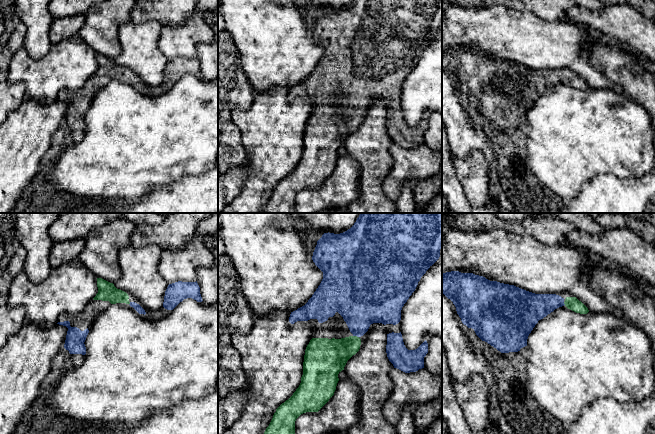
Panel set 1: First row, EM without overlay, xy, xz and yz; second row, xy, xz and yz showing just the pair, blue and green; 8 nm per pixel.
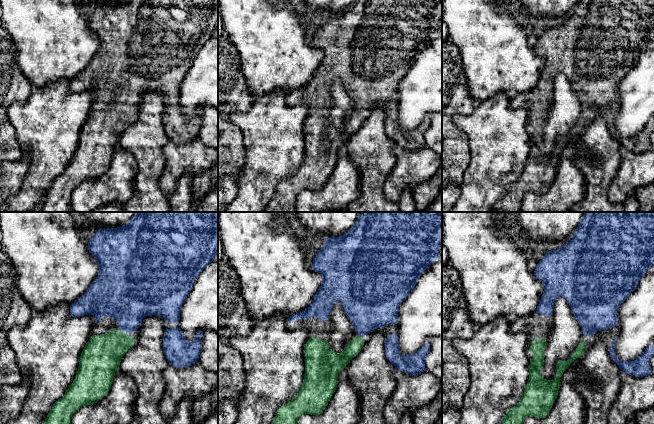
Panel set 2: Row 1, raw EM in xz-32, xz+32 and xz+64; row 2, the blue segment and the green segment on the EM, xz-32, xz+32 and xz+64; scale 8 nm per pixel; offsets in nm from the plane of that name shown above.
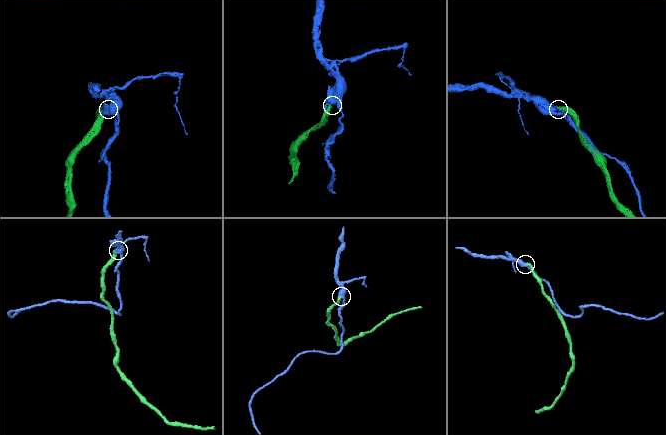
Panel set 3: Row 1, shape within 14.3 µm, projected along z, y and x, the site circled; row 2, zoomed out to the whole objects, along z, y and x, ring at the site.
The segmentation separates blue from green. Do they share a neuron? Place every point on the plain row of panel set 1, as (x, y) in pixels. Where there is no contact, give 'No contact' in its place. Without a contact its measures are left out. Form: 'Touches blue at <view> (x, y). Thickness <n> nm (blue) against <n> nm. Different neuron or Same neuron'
Touches blue at xz (356, 111). Thickness 340 nm (blue) against 260 nm. Same neuron

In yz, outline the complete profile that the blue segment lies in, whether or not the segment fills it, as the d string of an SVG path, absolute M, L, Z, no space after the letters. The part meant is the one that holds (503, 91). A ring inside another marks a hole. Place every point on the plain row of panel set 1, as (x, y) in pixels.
M459 47L442 49L442 70L453 78L462 99L501 129L518 128L527 122L528 112L538 97L559 83L565 81L580 90L589 88L576 73L564 75L556 70L535 70L514 61Z

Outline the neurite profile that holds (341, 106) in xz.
M338 88L335 89L333 95L335 97L335 103L333 105L335 110L333 114L341 115L341 114L353 112L346 98L344 97L343 93Z

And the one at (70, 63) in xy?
M77 35L51 44L50 51L39 60L32 59L21 47L12 55L8 80L24 83L25 97L46 105L56 101L59 92L64 89L76 91L86 86L97 69L97 53Z

